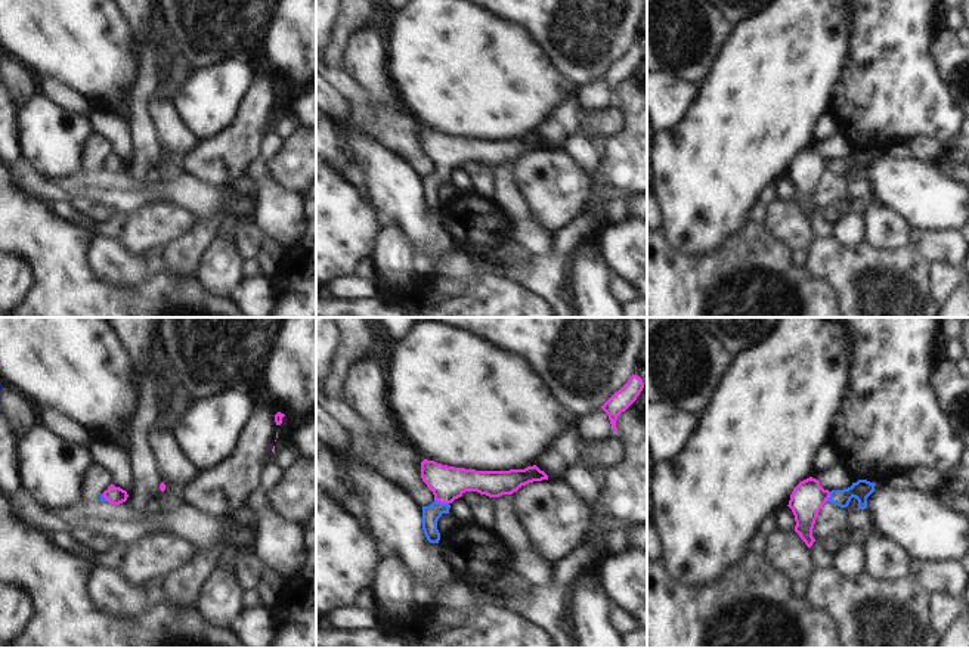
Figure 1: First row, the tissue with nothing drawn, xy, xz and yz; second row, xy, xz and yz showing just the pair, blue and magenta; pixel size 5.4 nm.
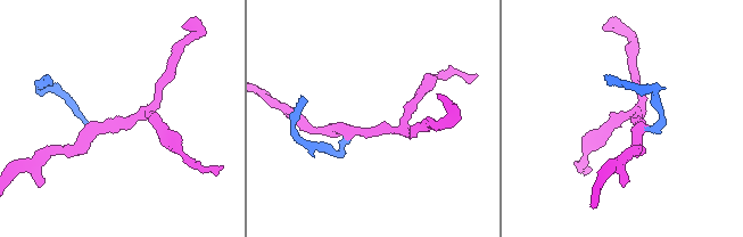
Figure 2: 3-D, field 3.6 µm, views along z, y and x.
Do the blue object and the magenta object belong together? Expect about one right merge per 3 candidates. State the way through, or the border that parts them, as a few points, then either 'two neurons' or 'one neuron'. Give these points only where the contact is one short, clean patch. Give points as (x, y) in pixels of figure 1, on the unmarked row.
runs through xz (430, 183), (442, 173), (448, 152); one neuron

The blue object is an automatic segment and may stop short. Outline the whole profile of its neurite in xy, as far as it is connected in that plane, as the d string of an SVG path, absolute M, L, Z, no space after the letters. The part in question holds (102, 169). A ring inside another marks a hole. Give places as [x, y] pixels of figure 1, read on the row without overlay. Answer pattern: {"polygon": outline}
{"polygon": "M111 154L102 164L100 171L109 171L112 174L120 174L129 167L127 161Z"}

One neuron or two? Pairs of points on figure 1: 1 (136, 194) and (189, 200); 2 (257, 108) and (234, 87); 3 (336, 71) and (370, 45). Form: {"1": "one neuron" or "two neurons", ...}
{"1": "one neuron", "2": "two neurons", "3": "two neurons"}

